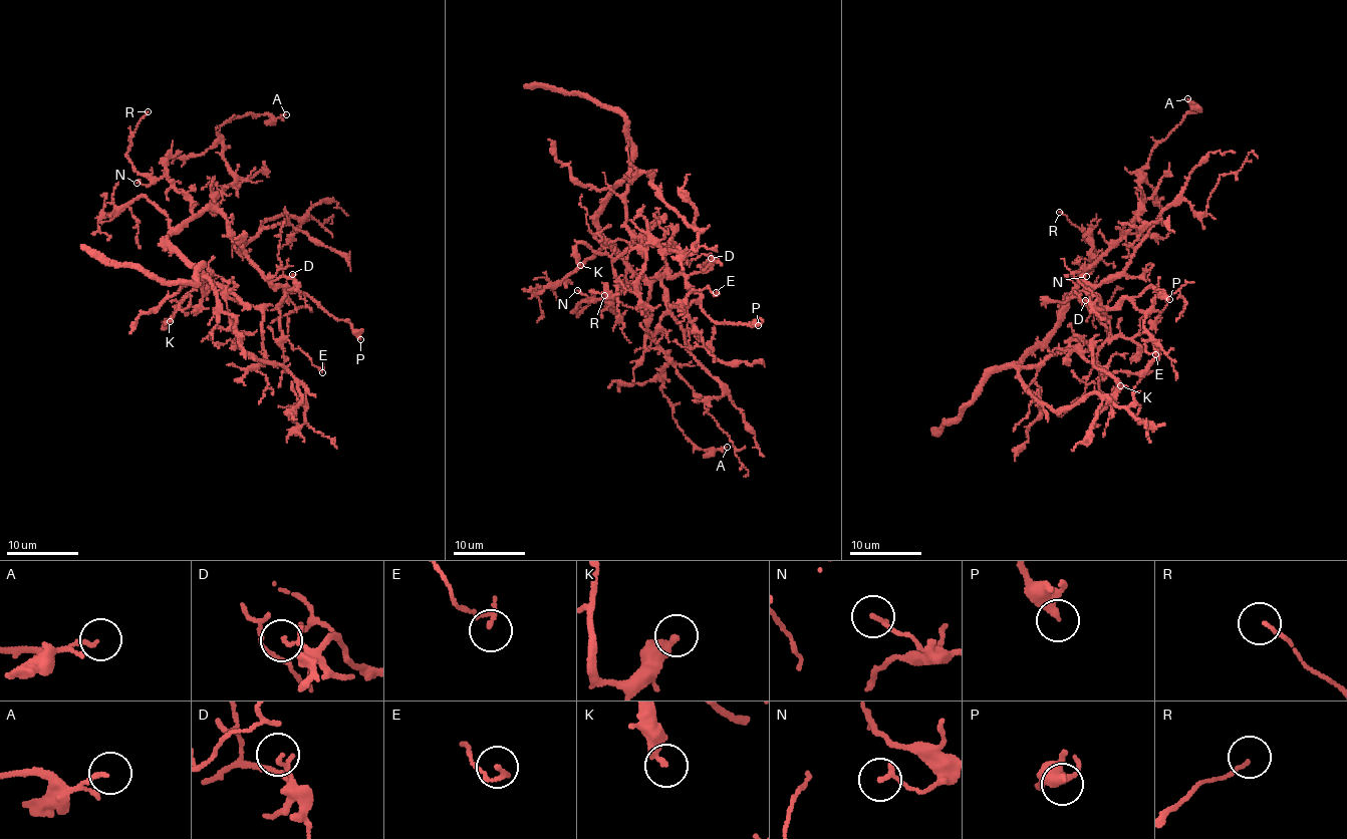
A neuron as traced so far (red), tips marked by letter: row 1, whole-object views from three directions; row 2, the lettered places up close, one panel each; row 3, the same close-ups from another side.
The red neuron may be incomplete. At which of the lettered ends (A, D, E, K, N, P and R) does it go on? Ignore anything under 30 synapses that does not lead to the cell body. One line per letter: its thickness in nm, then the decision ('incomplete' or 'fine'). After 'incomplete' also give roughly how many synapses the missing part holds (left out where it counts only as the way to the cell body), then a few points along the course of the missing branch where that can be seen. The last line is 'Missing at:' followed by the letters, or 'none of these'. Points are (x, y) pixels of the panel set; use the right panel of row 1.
A: 130 nm | fine
D: 100 nm | fine
E: 160 nm | fine
K: 360 nm | fine
N: 150 nm | fine
P: 240 nm | fine
R: 100 nm | fine
Missing at: none of these

